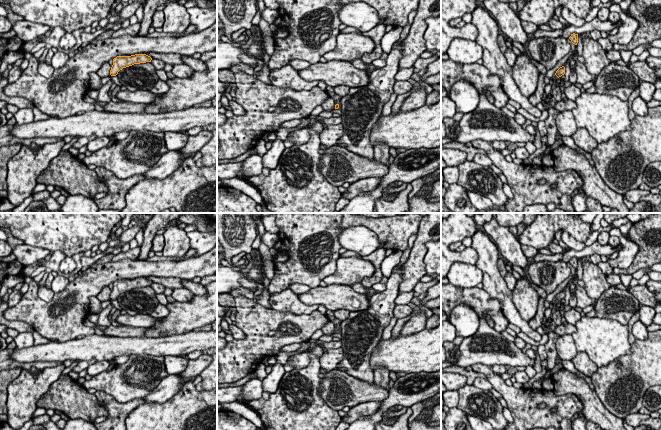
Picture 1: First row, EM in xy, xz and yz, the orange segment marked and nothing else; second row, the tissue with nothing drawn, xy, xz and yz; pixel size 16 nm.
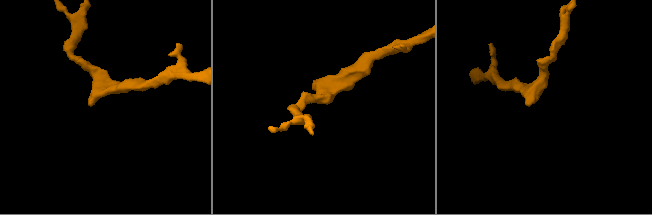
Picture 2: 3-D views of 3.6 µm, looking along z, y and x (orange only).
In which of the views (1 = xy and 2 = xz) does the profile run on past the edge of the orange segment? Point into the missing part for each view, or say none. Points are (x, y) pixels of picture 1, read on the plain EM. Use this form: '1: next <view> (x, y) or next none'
1: next none
2: next none

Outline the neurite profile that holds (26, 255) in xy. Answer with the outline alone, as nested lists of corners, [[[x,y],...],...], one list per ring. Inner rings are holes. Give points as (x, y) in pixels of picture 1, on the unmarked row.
[[[20,244],[15,246],[12,253],[22,265],[31,265],[37,261],[45,259],[51,252],[44,248]]]

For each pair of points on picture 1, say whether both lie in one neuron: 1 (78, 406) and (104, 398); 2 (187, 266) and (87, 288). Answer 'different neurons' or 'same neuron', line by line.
1: different neurons
2: same neuron

